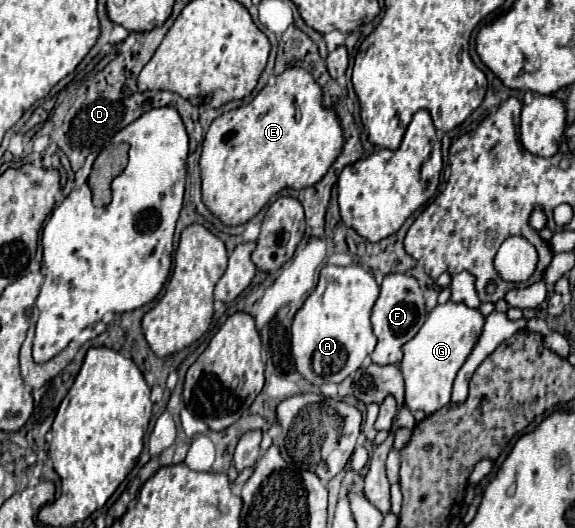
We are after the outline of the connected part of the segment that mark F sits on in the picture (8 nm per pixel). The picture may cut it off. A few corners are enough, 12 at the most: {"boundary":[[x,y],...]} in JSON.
{"boundary":[[384,277],[372,309],[376,365],[398,365],[424,323],[418,281]]}

